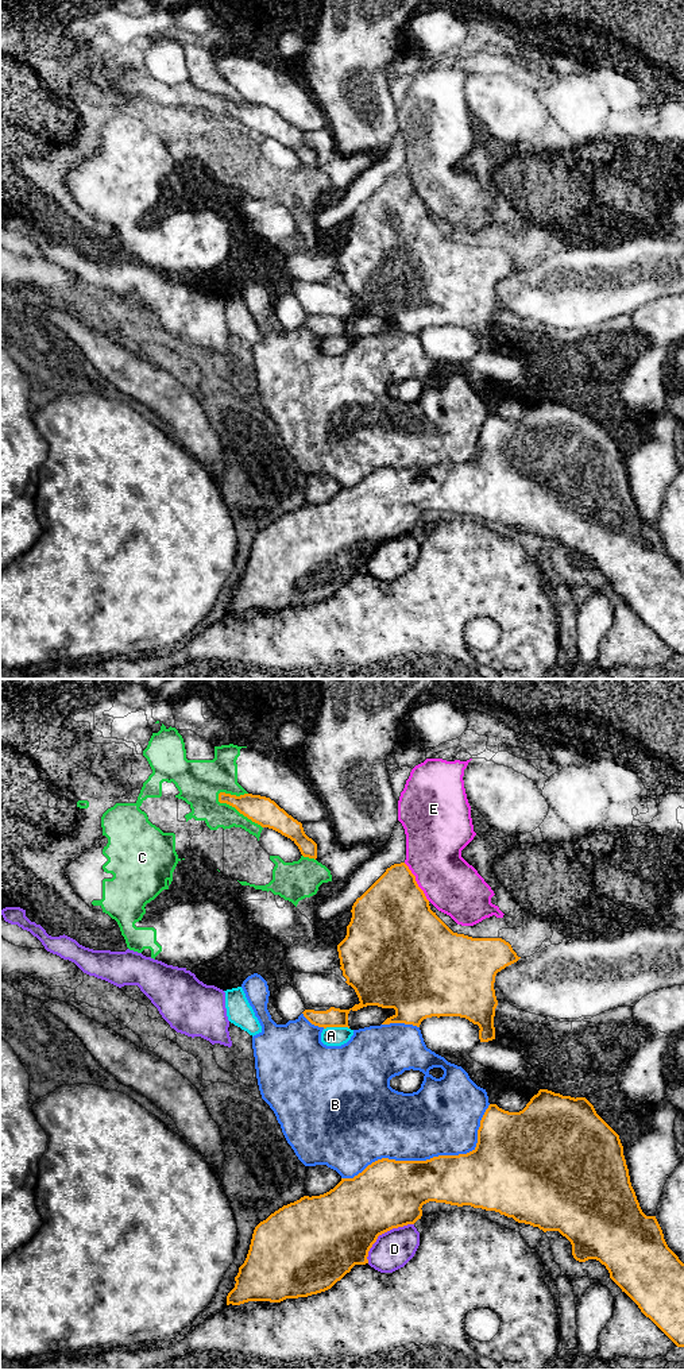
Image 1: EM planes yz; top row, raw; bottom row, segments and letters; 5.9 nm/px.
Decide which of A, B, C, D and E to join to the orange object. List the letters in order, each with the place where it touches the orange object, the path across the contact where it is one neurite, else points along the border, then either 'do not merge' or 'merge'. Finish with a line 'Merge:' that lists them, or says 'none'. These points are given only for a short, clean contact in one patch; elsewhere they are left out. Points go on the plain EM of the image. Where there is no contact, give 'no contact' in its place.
A: meets orange in yz at (336, 335); border along yz (348, 336), (324, 338); do not merge
B: meets orange in yz at (431, 467); do not merge
C: meets orange in yz at (238, 119); do not merge
D: meets orange in yz at (382, 541); do not merge
E: meets orange in yz at (416, 190); do not merge
Merge: none

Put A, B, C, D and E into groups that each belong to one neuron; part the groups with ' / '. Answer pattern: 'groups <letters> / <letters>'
groups A / B / C / D / E

